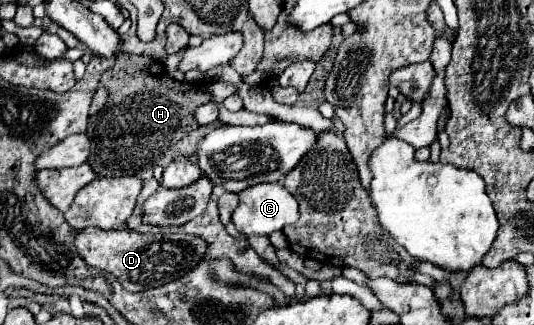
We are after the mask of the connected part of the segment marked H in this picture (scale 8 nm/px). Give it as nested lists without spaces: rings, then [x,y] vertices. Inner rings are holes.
[[[119,55],[113,67],[101,75],[101,85],[109,93],[107,103],[87,125],[87,137],[91,141],[87,163],[99,177],[137,175],[153,167],[177,141],[197,129],[197,121],[193,119],[195,107],[211,101],[209,95],[201,93],[201,85],[175,83],[165,73],[165,67],[151,57]]]

